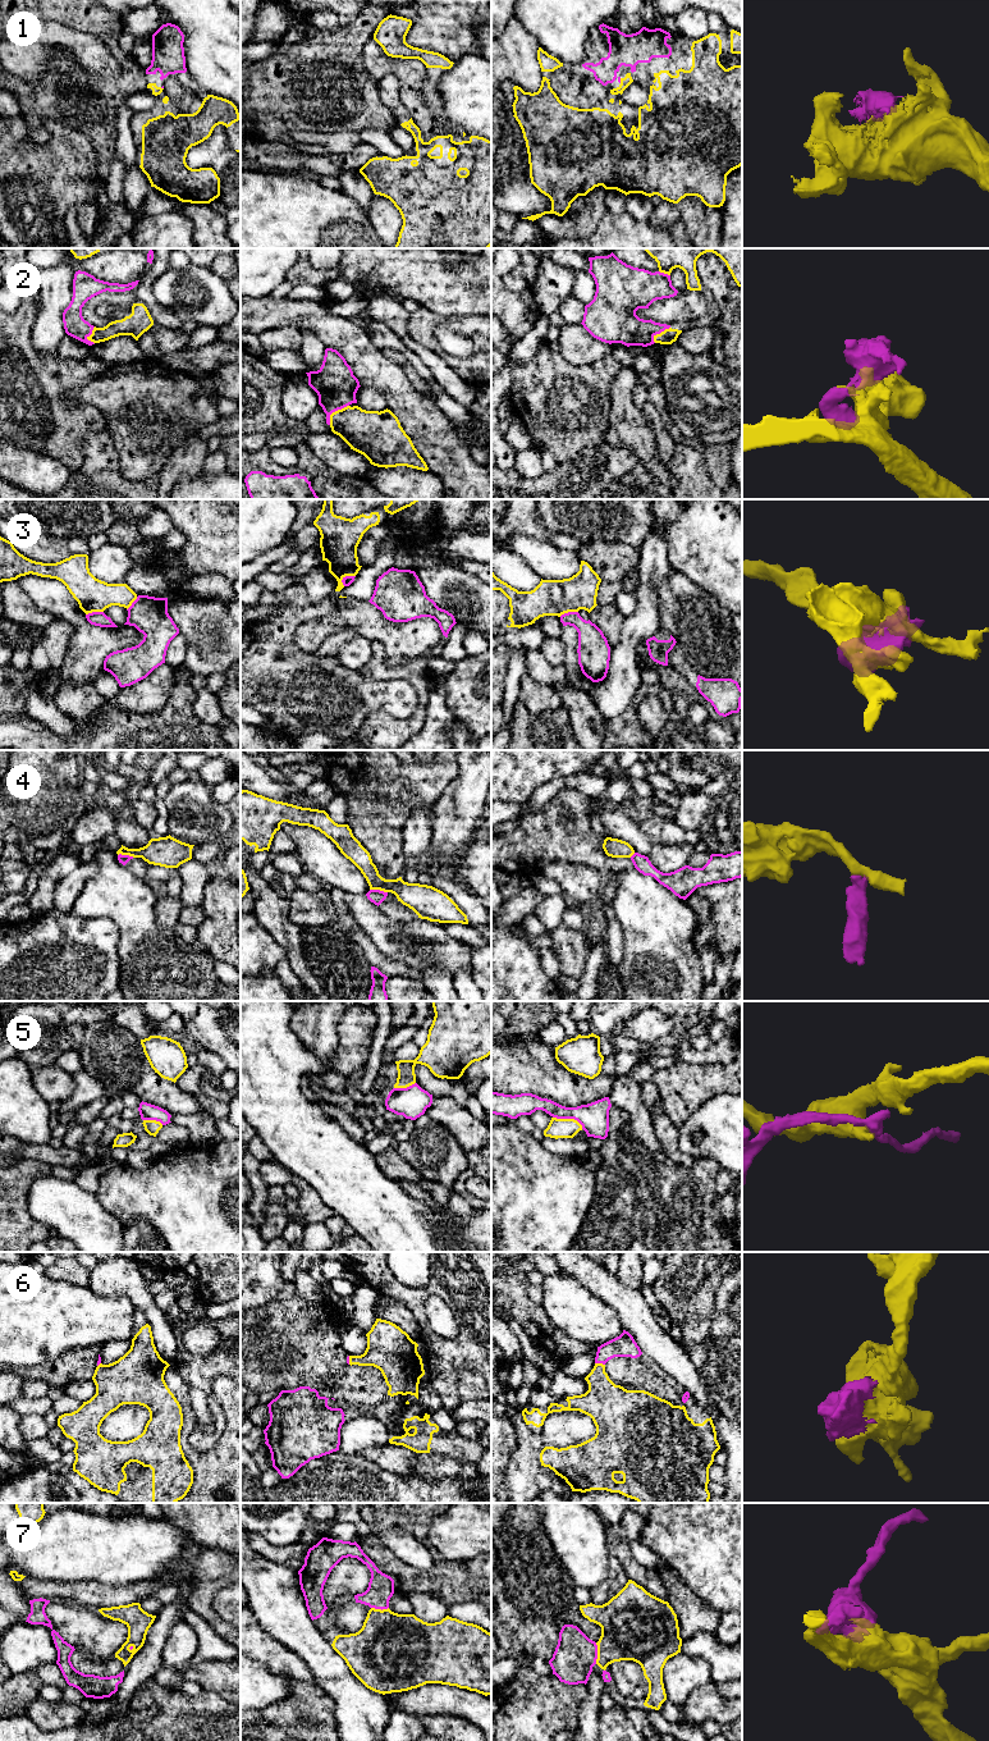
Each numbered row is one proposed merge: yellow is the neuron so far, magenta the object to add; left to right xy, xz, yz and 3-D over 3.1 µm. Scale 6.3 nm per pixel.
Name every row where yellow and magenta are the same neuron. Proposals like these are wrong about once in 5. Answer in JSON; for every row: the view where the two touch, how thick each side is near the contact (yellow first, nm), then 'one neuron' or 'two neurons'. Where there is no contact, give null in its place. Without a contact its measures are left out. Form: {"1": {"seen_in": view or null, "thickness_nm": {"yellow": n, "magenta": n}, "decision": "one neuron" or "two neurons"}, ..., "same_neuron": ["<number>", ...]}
{"1": {"seen_in": "yz", "thickness_nm": {"yellow": 60, "magenta": 20}, "decision": "one neuron"}, "2": {"seen_in": "xz", "thickness_nm": {"yellow": 280, "magenta": 260}, "decision": "one neuron"}, "3": {"seen_in": "xz", "thickness_nm": {"yellow": 240, "magenta": 60}, "decision": "two neurons"}, "4": {"seen_in": "xz", "thickness_nm": {"yellow": 170, "magenta": 90}, "decision": "two neurons"}, "5": {"seen_in": "yz", "thickness_nm": {"yellow": 130, "magenta": 190}, "decision": "two neurons"}, "6": {"seen_in": "yz", "thickness_nm": {"yellow": 260, "magenta": 140}, "decision": "one neuron"}, "7": {"seen_in": "yz", "thickness_nm": {"yellow": 360, "magenta": 260}, "decision": "one neuron"}, "same_neuron": ["1", "2", "6", "7"]}

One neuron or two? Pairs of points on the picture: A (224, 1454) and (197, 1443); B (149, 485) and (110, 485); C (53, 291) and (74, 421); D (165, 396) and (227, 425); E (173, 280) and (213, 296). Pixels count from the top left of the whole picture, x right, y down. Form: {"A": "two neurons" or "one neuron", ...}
{"A": "two neurons", "B": "one neuron", "C": "two neurons", "D": "two neurons", "E": "one neuron"}

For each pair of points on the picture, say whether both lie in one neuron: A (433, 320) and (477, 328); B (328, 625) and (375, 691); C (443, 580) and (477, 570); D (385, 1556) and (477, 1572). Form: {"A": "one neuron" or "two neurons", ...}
{"A": "one neuron", "B": "two neurons", "C": "two neurons", "D": "one neuron"}

